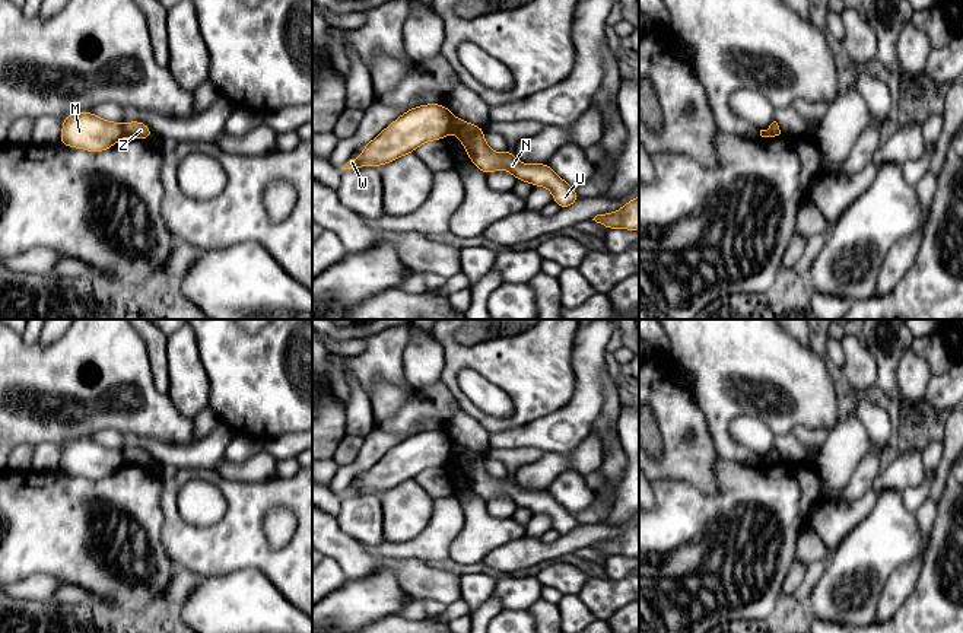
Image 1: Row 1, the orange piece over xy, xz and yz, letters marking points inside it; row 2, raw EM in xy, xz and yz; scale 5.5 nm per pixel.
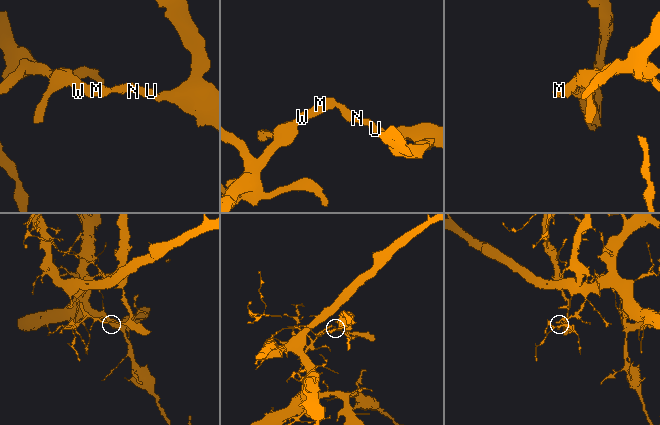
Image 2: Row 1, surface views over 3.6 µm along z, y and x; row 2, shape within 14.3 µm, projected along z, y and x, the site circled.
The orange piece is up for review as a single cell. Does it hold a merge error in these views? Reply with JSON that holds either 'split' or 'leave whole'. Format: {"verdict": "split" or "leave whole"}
{"verdict": "split"}

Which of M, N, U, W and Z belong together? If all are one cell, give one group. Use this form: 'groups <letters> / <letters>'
groups M W / N U Z

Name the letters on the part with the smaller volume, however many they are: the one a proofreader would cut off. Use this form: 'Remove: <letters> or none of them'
Remove: N, U, Z

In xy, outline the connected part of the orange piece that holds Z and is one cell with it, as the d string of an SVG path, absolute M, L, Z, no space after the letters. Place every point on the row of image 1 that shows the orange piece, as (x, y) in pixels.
M142 121L123 123L125 137L149 140L153 133L150 127Z

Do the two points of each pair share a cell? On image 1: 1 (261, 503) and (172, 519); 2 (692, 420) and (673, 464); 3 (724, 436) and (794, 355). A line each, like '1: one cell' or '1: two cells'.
1: one cell
2: one cell
3: one cell

